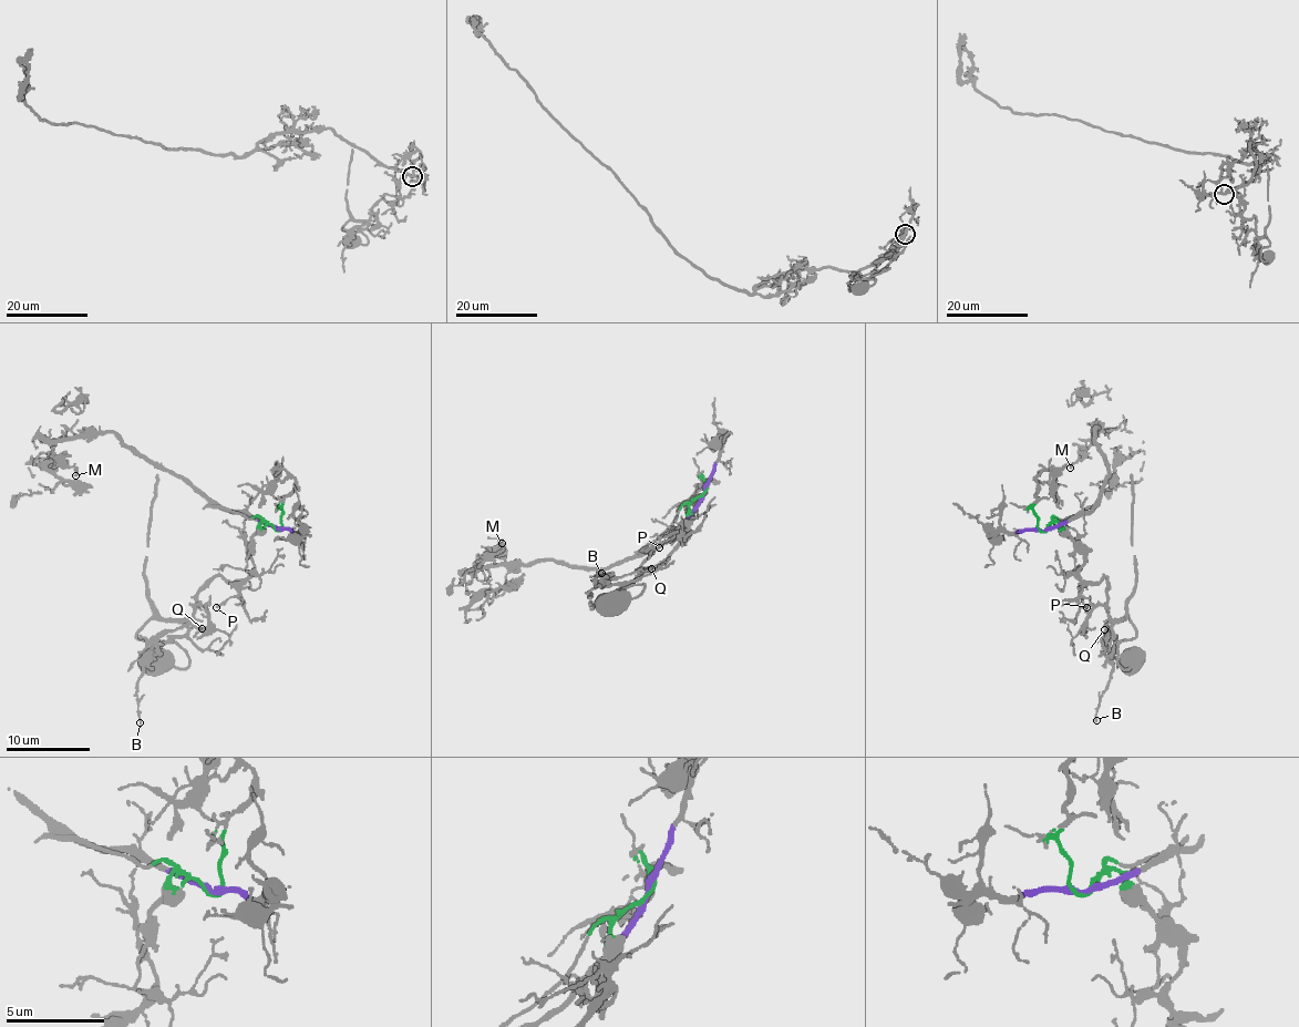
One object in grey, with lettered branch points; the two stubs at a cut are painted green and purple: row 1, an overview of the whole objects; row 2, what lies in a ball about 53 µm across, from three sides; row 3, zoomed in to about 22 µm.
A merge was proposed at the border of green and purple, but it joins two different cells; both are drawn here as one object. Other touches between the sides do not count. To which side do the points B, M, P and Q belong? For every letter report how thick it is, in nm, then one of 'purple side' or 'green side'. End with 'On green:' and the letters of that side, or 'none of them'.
B: 120 nm | green side
M: 130 nm | purple side
P: 60 nm | green side
Q: 90 nm | green side
On green: B, P, Q

